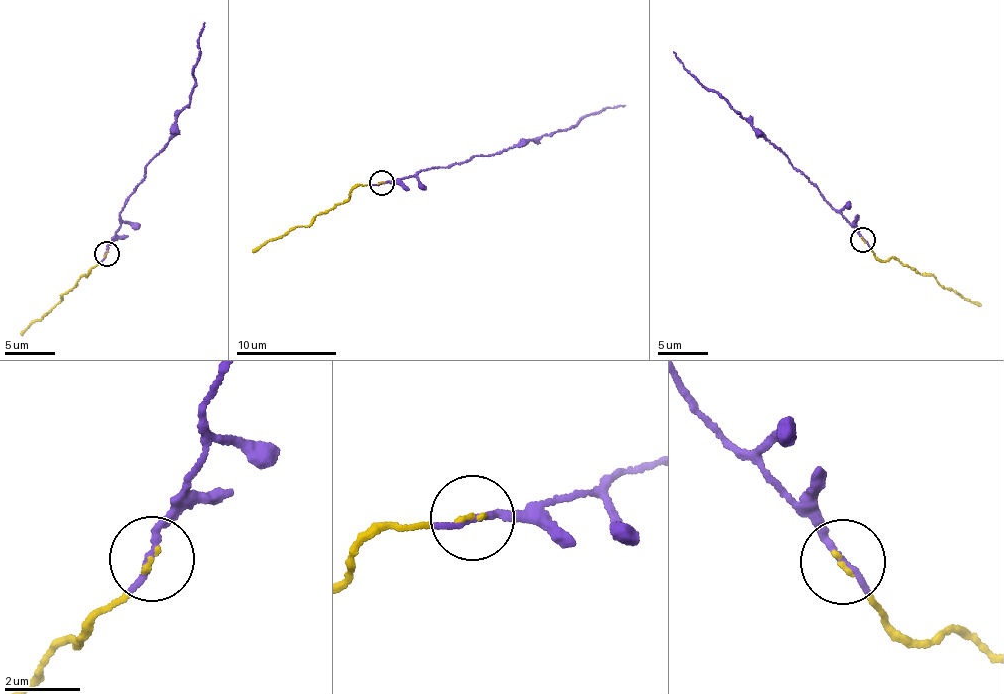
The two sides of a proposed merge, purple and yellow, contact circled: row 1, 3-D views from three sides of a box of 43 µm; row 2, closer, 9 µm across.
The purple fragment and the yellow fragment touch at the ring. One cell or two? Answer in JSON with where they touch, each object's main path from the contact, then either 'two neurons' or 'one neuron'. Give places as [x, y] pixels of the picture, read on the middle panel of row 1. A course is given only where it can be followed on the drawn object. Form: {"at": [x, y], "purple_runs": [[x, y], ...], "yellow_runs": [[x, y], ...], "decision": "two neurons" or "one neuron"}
{"at": [382, 183], "purple_runs": [[383, 182], [398, 181], [433, 166], [460, 164], [477, 155], [504, 150], [552, 133], [598, 110], [625, 105]], "yellow_runs": [[383, 182], [353, 187], [339, 203], [305, 226], [269, 241], [253, 251]], "decision": "one neuron"}

